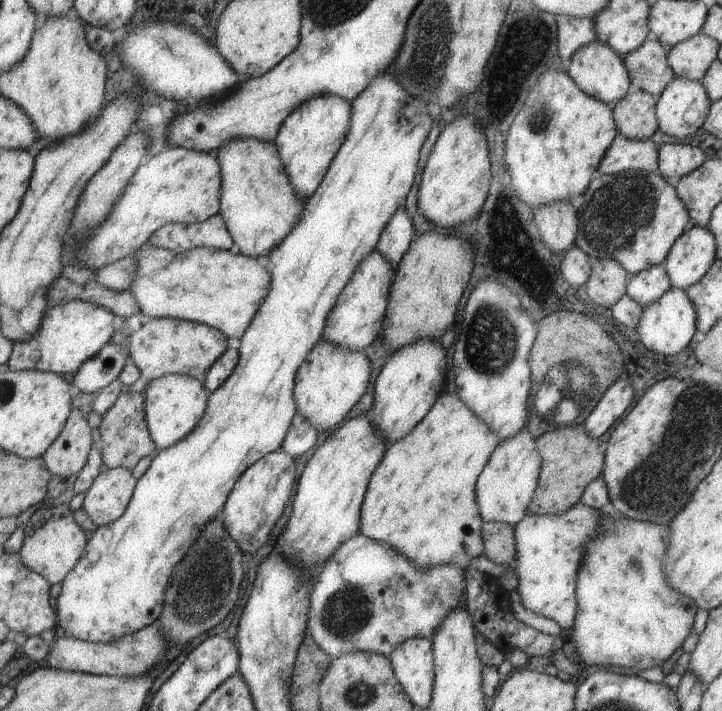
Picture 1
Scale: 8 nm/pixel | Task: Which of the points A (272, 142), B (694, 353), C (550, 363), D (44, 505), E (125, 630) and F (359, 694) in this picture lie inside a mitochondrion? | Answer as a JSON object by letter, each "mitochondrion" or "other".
{"A":"other","B":"other","C":"other","D":"other","E":"other","F":"mitochondrion"}

